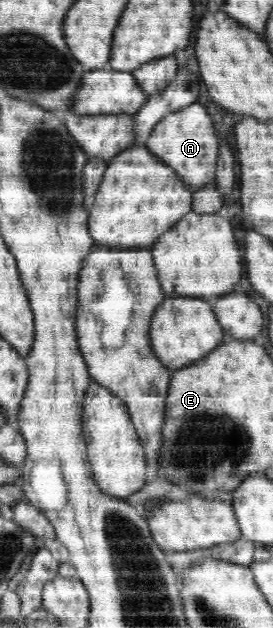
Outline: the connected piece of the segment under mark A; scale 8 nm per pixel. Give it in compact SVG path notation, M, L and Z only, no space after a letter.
M194 102L160 119L148 136L145 146L151 153L162 158L163 162L167 162L168 166L174 168L183 182L187 183L192 191L197 192L213 184L216 178L220 141L205 106Z

